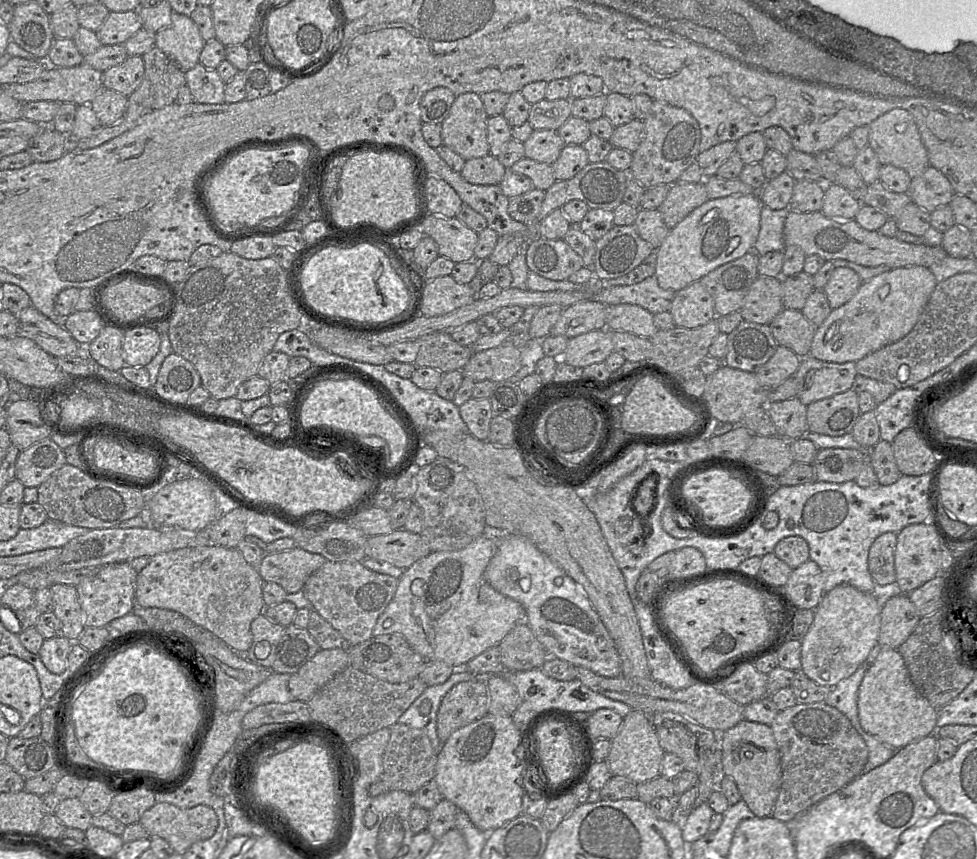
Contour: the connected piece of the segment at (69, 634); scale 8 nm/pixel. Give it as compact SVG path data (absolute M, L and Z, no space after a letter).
M53 584L50 592L54 602L53 613L61 623L61 635L77 642L86 627L75 586Z

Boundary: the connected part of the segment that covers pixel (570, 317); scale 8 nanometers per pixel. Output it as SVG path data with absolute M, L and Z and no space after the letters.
M583 300L563 308L550 334L572 338L580 334L604 329L607 326L607 307L597 300Z

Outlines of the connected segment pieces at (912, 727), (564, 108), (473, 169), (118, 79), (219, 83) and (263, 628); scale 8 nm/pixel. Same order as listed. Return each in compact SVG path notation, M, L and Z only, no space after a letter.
M881 648L863 677L857 707L859 722L865 732L893 749L901 749L913 741L933 735L937 729L938 709L917 690L897 649Z
M545 98L531 105L528 122L533 130L557 131L571 116L571 98Z
M488 154L484 157L466 160L462 177L472 184L499 185L509 169L504 167L497 157Z
M128 56L122 63L102 73L102 86L128 97L140 85L143 75L142 56Z
M198 62L185 71L185 84L190 89L193 100L198 103L224 103L225 83L216 69L210 69Z
M258 615L251 623L252 645L245 654L250 662L271 671L285 627Z

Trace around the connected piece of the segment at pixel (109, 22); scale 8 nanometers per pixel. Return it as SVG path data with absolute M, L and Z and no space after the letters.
M138 11L109 12L96 33L102 45L123 45L141 28Z

